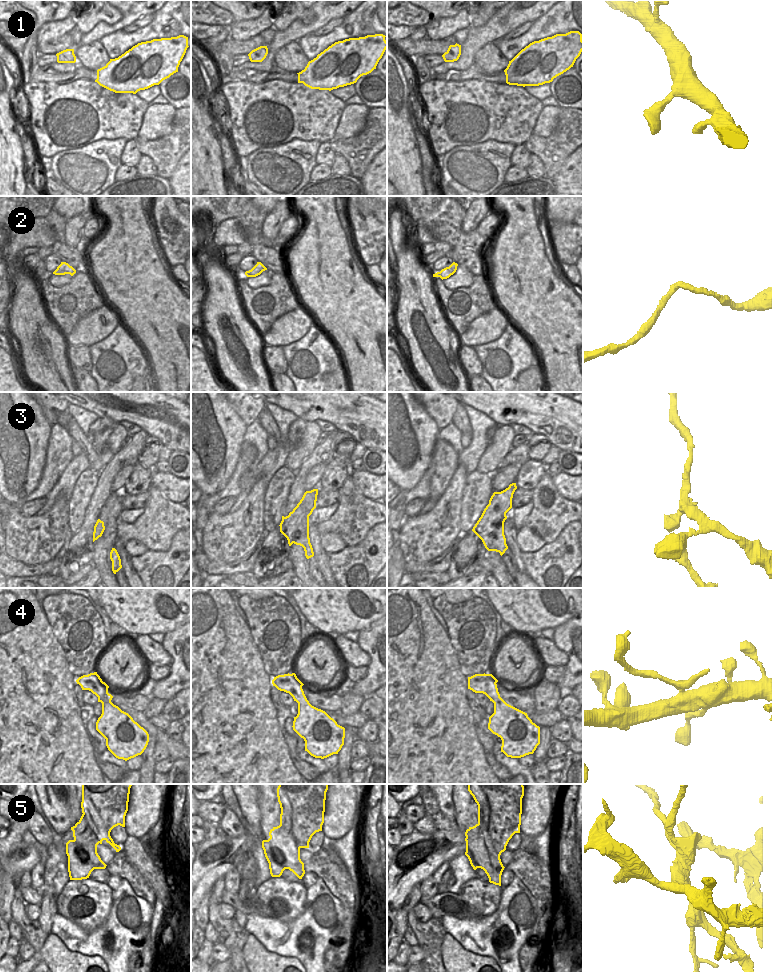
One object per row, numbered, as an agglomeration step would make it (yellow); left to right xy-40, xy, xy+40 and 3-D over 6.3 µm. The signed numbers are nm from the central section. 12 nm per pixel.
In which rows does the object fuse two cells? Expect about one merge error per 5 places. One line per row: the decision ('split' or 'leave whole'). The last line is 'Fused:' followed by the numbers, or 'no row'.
1: leave whole
2: leave whole
3: leave whole
4: leave whole
5: split
Fused: 5

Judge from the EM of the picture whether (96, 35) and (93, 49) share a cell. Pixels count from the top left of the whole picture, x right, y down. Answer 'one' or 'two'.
two

